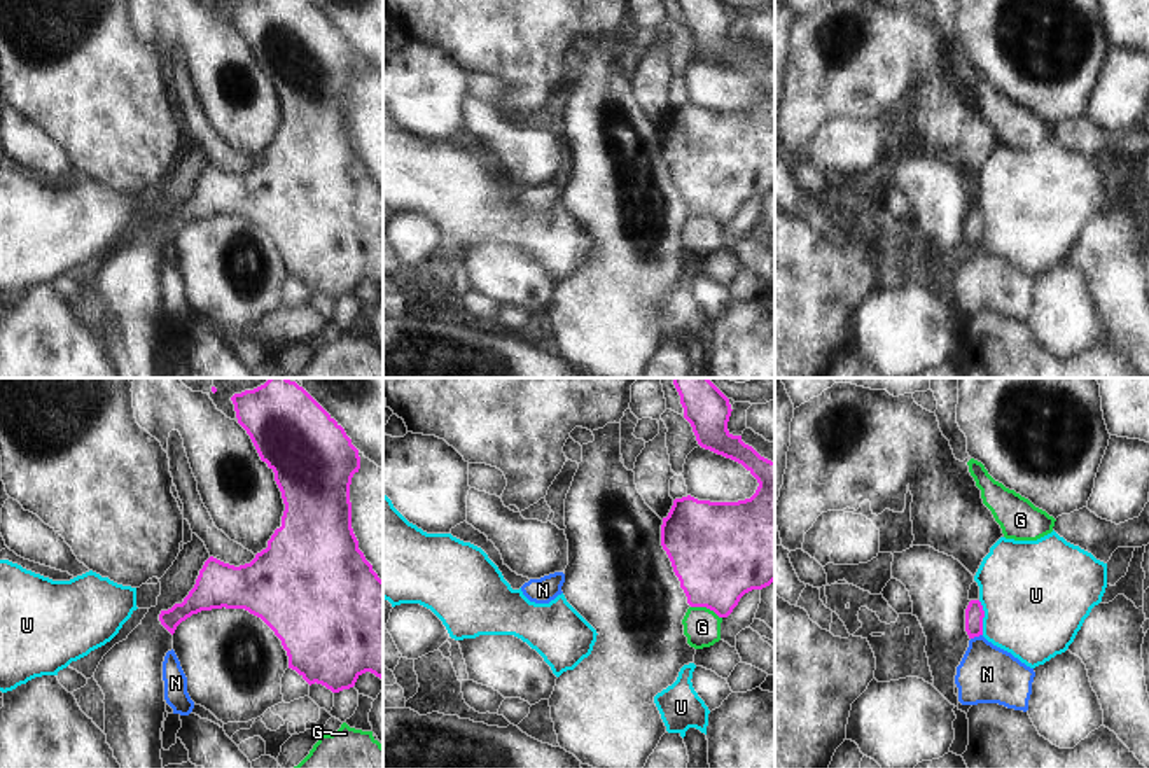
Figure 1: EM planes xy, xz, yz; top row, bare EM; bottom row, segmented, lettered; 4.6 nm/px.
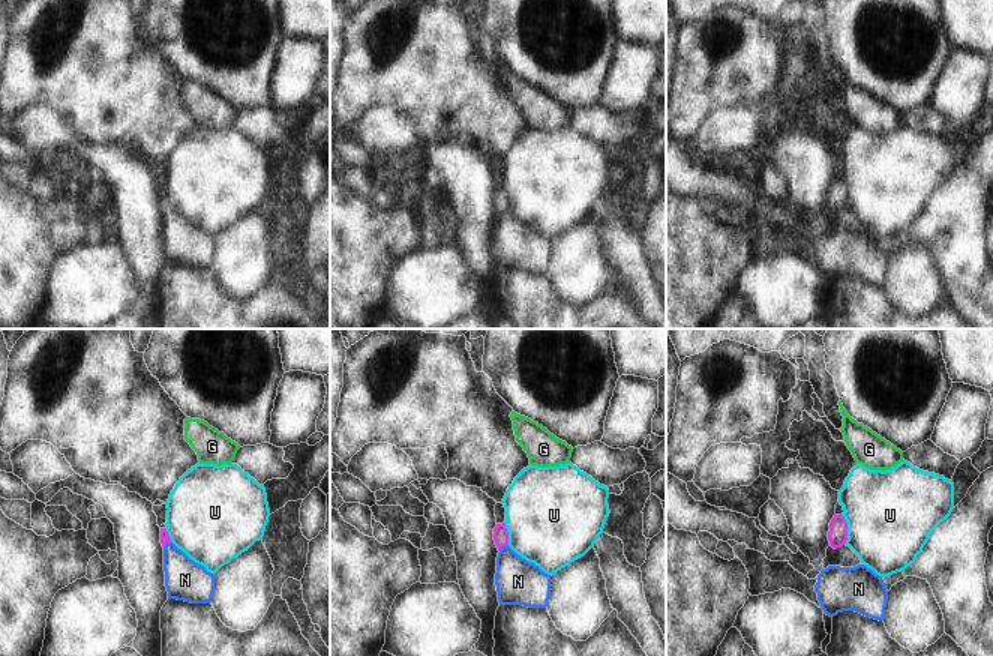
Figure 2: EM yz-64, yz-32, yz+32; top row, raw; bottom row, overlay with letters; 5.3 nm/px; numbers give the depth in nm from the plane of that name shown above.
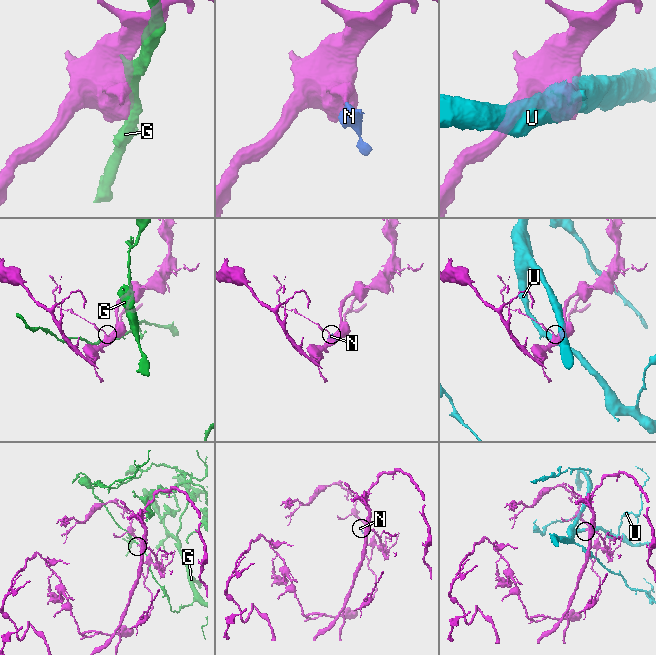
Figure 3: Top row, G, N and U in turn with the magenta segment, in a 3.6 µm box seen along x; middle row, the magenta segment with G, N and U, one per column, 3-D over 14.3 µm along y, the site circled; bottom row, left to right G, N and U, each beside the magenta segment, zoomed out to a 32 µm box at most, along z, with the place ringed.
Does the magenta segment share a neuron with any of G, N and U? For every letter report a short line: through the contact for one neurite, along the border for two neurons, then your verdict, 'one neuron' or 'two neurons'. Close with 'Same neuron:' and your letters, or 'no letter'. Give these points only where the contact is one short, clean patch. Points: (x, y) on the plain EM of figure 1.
G: two neurons
N: line yz (974, 221), (976, 244), (987, 282); one neuron
U: line yz (978, 209), (983, 219), (983, 242); two neurons
Same neuron: N

